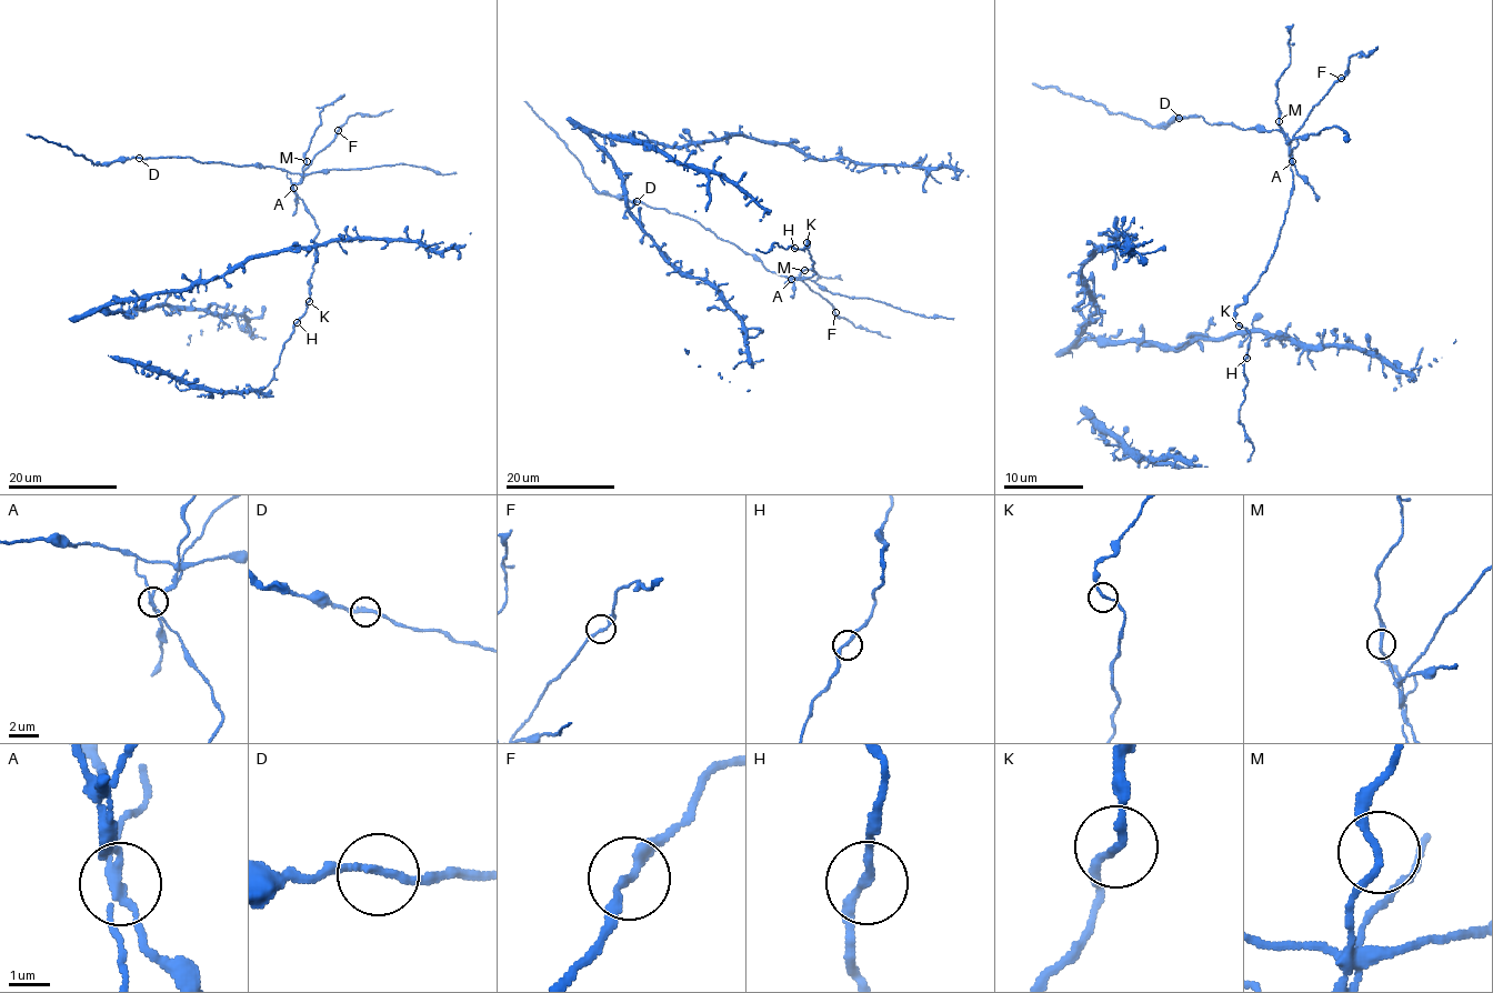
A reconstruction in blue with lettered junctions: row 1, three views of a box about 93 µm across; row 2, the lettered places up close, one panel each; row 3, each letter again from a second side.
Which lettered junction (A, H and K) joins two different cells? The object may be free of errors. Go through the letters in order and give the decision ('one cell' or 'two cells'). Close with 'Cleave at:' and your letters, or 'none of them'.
A: two cells
H: one cell
K: one cell
Cleave at: A

